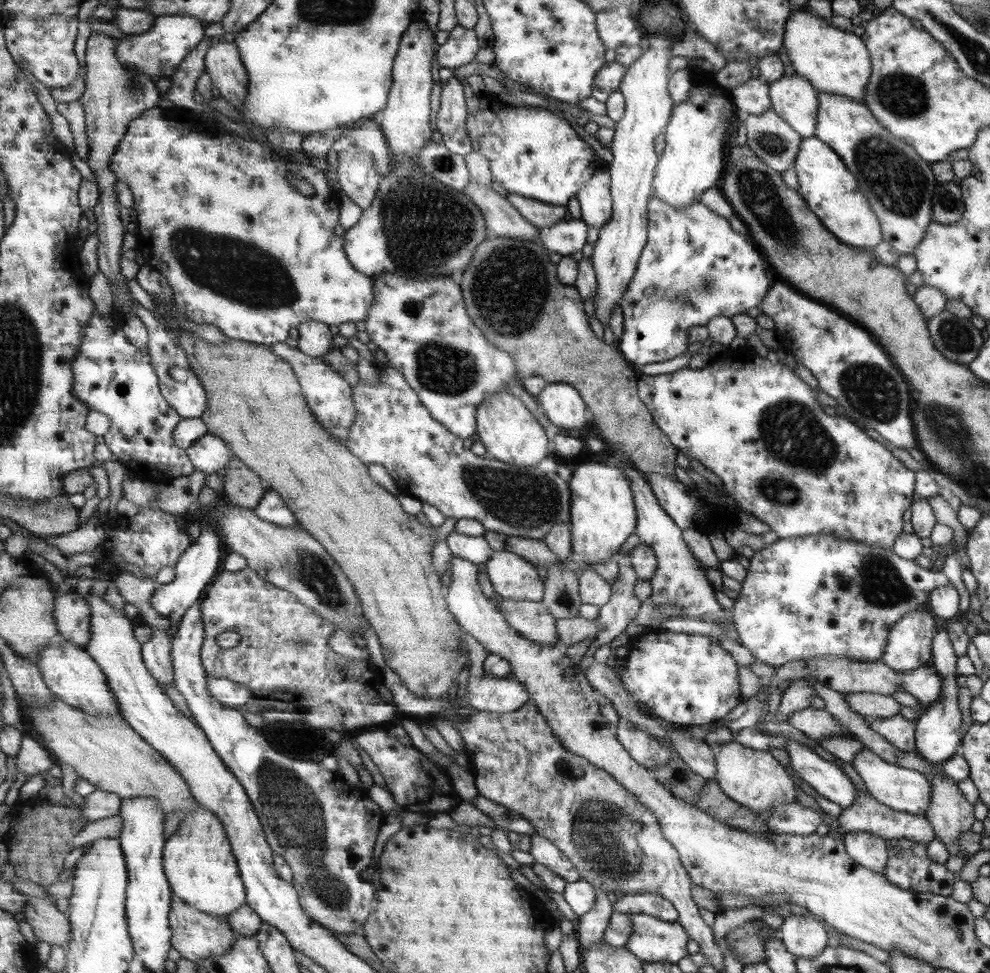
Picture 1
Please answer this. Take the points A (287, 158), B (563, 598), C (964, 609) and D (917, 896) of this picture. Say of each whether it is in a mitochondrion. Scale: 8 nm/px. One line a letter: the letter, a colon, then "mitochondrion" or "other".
A: other
B: mitochondrion
C: other
D: other

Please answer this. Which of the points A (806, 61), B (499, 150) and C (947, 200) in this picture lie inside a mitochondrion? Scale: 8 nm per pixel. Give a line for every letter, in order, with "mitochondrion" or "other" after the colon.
A: other
B: other
C: mitochondrion

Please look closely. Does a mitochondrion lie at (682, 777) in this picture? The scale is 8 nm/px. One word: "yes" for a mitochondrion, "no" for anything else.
yes

